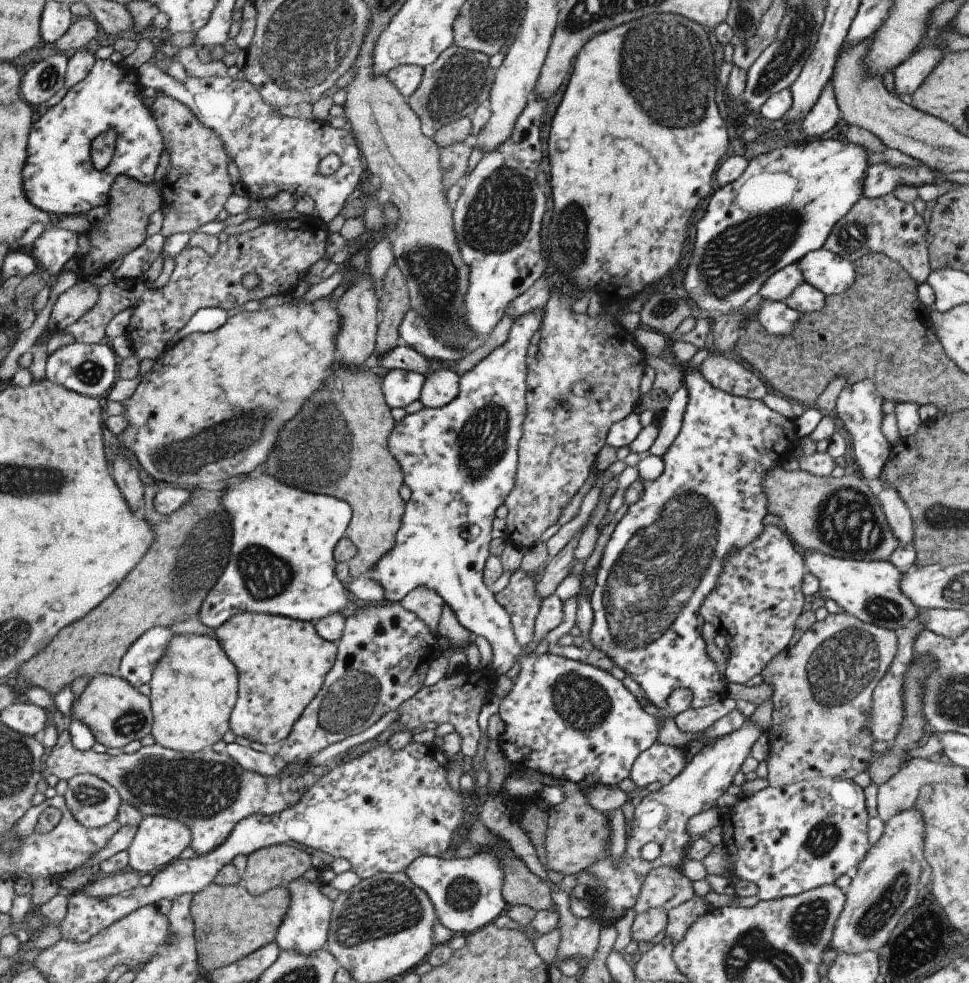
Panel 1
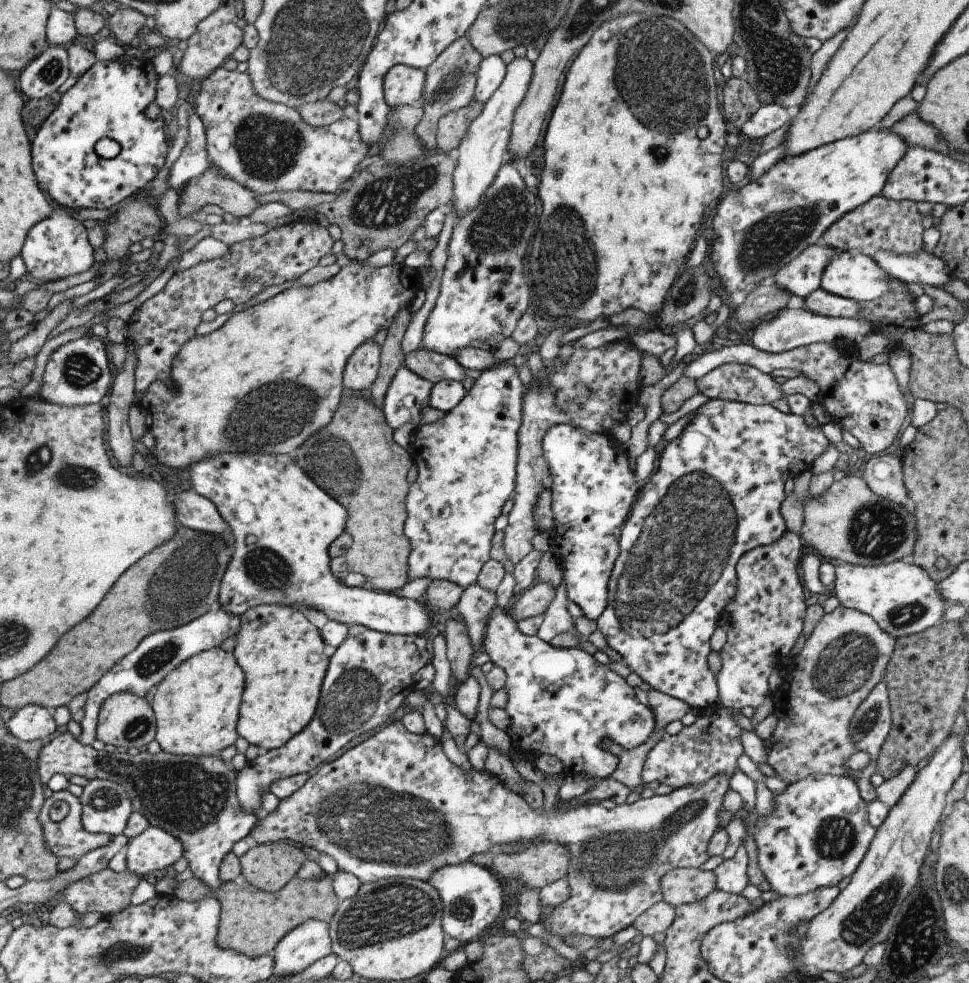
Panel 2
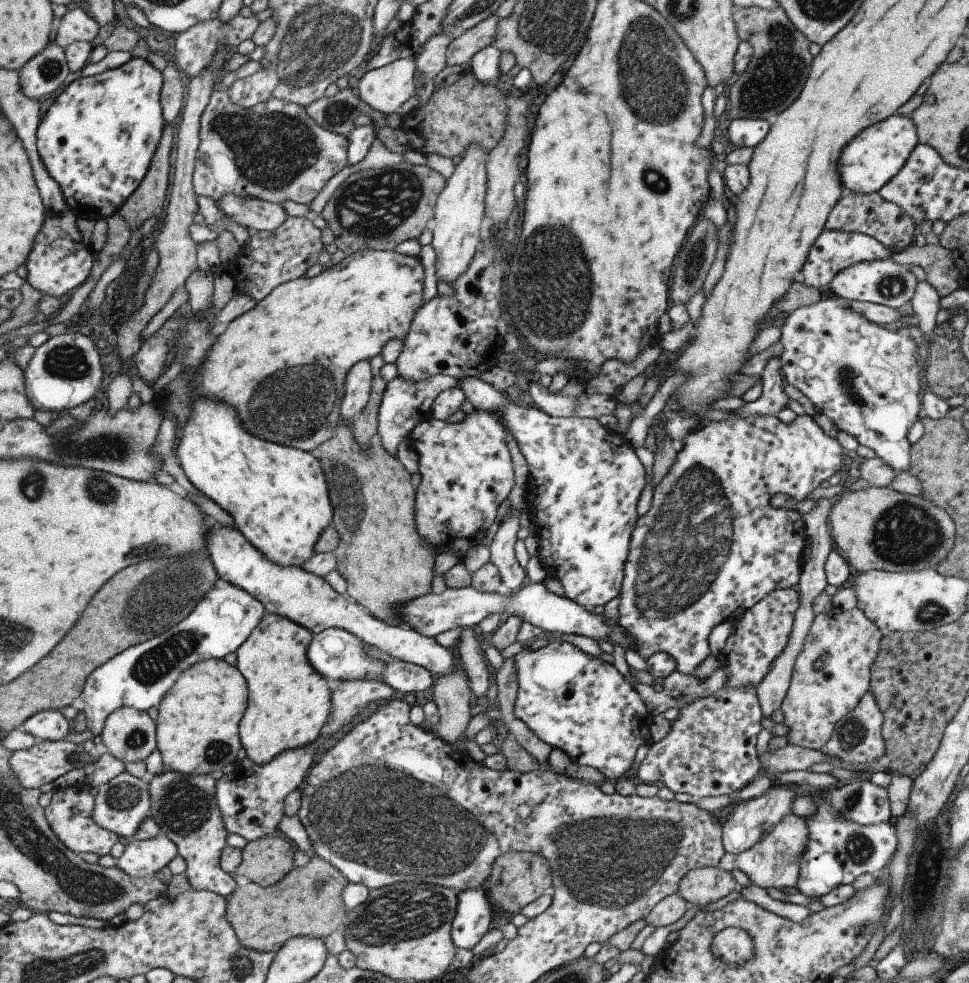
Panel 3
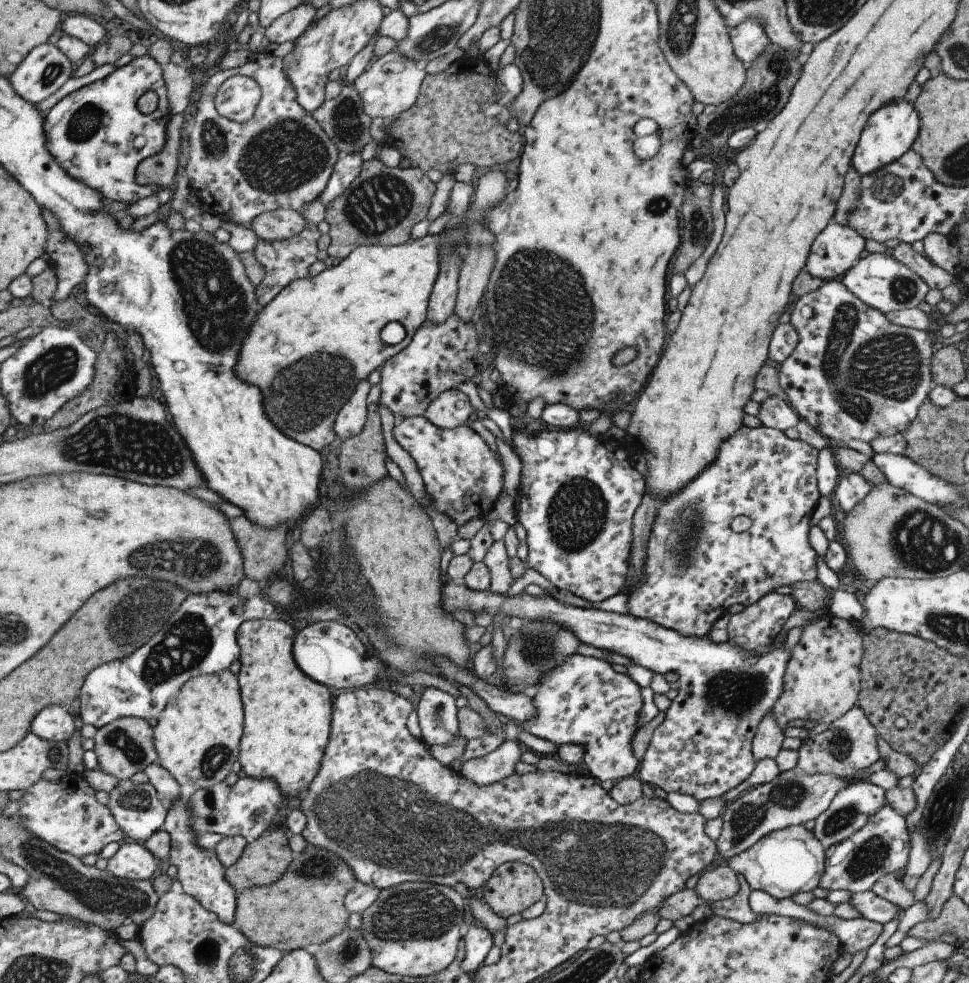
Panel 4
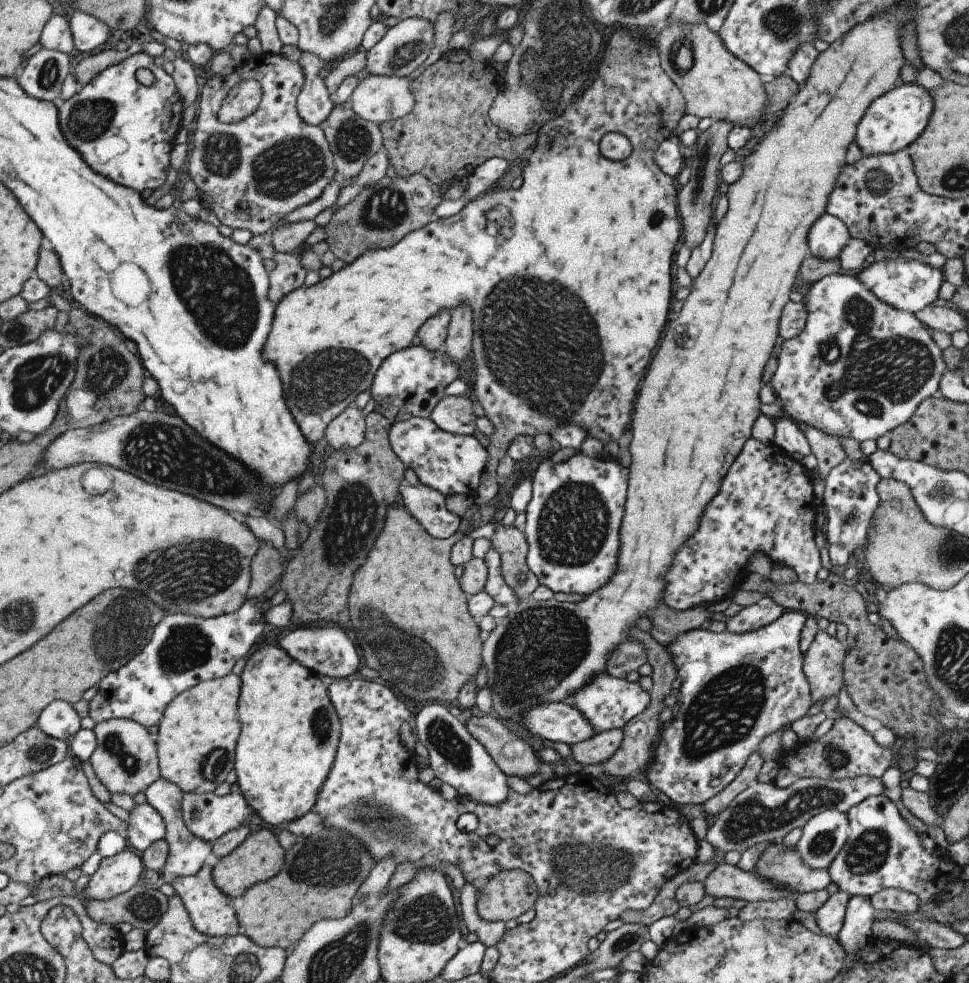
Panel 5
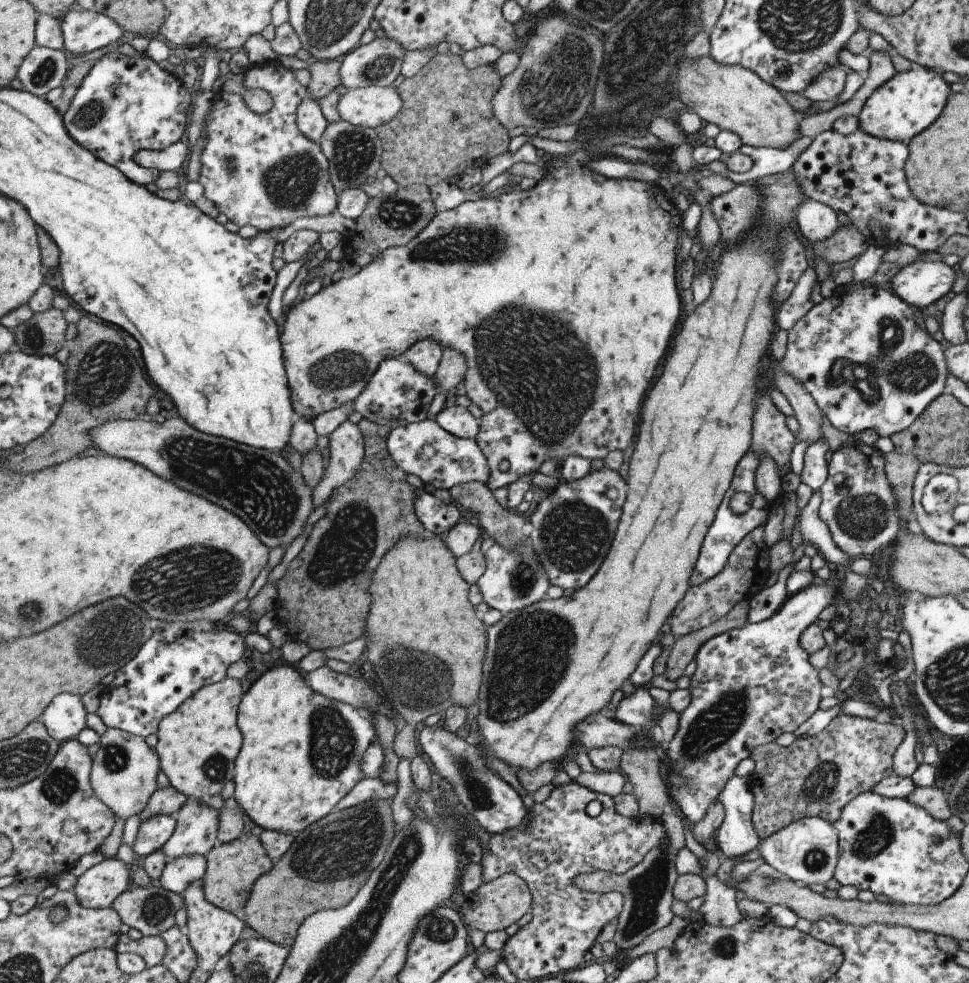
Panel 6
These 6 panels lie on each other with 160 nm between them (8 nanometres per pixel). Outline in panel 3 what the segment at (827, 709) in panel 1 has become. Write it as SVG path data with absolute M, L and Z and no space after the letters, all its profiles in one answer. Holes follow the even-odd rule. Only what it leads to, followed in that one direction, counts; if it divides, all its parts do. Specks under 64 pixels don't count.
M832 607L829 612L814 615L795 659L787 692L780 704L782 724L787 728L786 744L817 751L829 740L839 720L870 690L870 666L877 658L881 637L875 623L857 607L850 610Z

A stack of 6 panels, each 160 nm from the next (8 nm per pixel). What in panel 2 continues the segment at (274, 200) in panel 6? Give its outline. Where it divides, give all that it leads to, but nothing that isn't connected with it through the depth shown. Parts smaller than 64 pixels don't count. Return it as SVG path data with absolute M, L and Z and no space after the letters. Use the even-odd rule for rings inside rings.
M224 67L217 68L209 78L205 79L198 86L197 98L195 104L195 110L200 117L204 130L206 131L206 150L208 151L208 160L213 168L219 170L219 174L239 182L242 186L253 190L257 195L263 196L263 194L271 194L271 192L291 192L296 190L301 190L305 192L316 192L316 193L337 193L341 186L346 184L355 175L355 166L359 165L366 158L368 146L365 146L361 140L359 140L359 132L357 132L357 123L355 120L350 120L349 118L341 118L333 124L325 127L313 127L309 126L295 107L287 107L280 105L279 103L271 103L263 100L255 92L255 82L251 80L251 74L248 74L248 70L243 70L243 73L239 73L239 70L229 70Z

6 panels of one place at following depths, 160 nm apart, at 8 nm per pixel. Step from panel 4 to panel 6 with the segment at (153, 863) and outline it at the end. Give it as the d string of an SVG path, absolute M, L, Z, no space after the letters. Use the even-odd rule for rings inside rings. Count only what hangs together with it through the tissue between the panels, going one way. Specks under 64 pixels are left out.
M105 857L77 878L73 892L84 907L104 909L113 906L133 883L132 866L117 857Z

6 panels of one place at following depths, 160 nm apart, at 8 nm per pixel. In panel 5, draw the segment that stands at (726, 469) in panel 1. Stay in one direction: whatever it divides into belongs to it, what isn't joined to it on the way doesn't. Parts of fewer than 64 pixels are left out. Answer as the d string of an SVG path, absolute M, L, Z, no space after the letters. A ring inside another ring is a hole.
M749 437L723 476L723 484L729 482L731 486L723 488L723 492L719 490L711 498L711 504L705 506L703 518L699 518L699 528L695 534L691 534L691 538L687 538L687 542L683 542L683 546L679 546L675 558L671 560L671 568L667 568L667 574L663 574L663 582L667 582L663 588L663 602L671 610L681 612L707 605L723 597L728 589L735 589L733 593L737 591L742 582L741 574L745 572L749 557L753 554L765 554L773 567L791 569L803 584L810 585L817 580L815 574L821 567L819 551L813 541L813 518L817 506L813 504L811 476L803 465L774 443L767 444Z

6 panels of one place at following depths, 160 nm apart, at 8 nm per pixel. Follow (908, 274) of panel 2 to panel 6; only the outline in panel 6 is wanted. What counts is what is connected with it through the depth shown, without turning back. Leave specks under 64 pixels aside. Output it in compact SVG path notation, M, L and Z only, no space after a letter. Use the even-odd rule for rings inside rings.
M802 196L793 218L797 223L799 234L812 243L824 241L840 228L832 208L805 196Z

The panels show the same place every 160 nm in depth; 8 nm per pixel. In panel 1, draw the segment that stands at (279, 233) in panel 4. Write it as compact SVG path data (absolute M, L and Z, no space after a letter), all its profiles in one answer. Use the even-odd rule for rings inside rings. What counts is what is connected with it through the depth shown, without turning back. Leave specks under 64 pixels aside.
M162 95L151 102L151 114L155 114L162 128L166 148L170 152L171 168L169 173L158 182L163 192L162 235L196 232L197 228L215 222L219 212L225 209L227 200L233 194L233 182L229 176L229 155L223 140L215 130L203 126L189 106L173 96Z

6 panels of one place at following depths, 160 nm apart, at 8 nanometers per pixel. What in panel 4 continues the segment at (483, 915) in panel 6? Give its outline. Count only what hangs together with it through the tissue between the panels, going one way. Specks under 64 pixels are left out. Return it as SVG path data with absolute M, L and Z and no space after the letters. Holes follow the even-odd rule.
M519 861L497 866L479 892L483 902L503 918L522 913L543 894L541 879L532 866Z

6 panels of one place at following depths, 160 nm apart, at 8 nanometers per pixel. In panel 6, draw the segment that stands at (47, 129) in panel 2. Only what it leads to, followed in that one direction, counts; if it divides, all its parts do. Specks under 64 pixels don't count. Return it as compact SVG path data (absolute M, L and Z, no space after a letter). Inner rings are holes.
M118 51L104 55L88 72L73 102L64 114L66 129L81 146L87 147L100 159L125 173L127 178L141 186L157 182L160 170L148 169L137 164L135 155L140 150L160 151L179 142L187 130L189 122L189 104L195 95L183 86L181 80L173 73L167 73L155 60L144 54L133 58Z

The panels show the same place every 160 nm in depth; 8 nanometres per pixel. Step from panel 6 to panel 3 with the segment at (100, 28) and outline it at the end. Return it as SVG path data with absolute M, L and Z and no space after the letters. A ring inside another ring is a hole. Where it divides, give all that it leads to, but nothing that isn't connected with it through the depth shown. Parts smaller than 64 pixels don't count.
M70 8L56 29L55 42L68 47L77 41L93 42L99 34L99 23L85 10Z

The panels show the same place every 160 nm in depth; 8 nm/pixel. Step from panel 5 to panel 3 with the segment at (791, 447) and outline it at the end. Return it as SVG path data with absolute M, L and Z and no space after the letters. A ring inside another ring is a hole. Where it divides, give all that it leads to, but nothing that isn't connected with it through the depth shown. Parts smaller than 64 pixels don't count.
M771 355L764 364L762 376L762 394L757 400L744 403L738 409L731 411L734 418L751 415L774 415L779 409L787 407L787 397L783 392L782 374L780 373L780 356Z

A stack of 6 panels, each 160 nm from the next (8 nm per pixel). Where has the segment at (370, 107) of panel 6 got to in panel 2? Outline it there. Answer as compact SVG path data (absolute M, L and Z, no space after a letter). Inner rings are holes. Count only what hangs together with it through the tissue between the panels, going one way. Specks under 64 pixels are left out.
M396 65L383 76L383 98L390 110L416 104L425 86L423 71L409 66Z

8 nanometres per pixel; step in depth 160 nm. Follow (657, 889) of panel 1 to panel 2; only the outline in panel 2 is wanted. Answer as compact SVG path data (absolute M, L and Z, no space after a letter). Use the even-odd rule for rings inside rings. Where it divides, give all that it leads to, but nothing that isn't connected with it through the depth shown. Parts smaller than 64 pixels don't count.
M685 867L674 869L659 880L661 899L673 907L702 900L715 890L712 871Z

